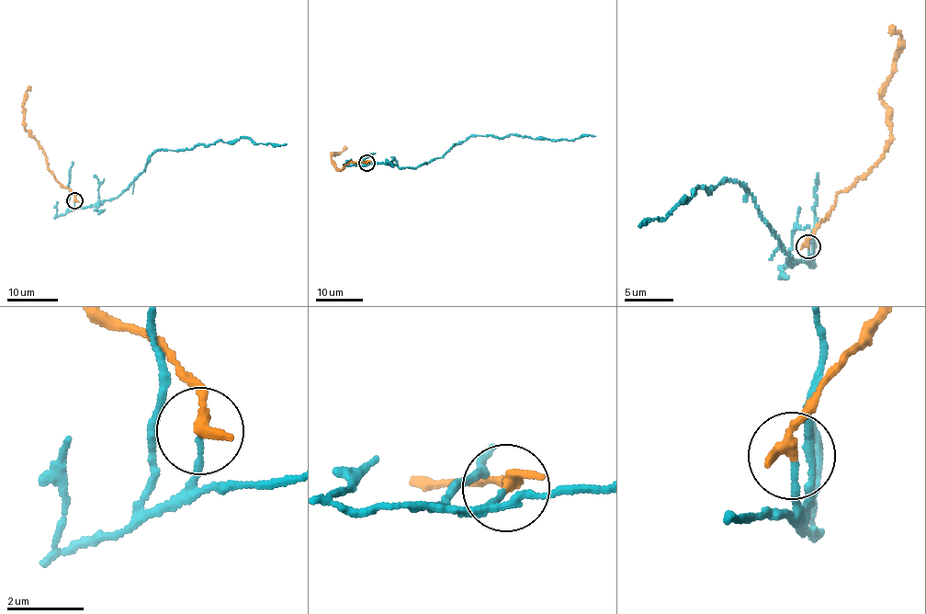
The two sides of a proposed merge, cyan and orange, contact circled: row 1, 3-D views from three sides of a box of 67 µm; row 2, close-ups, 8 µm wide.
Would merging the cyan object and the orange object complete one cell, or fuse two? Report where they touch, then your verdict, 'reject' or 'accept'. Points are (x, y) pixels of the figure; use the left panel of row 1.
place (74, 200); reject

